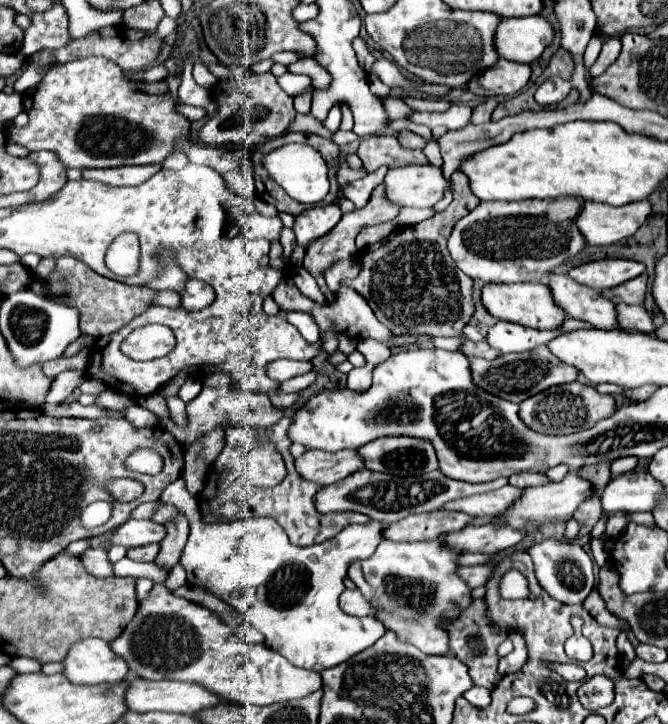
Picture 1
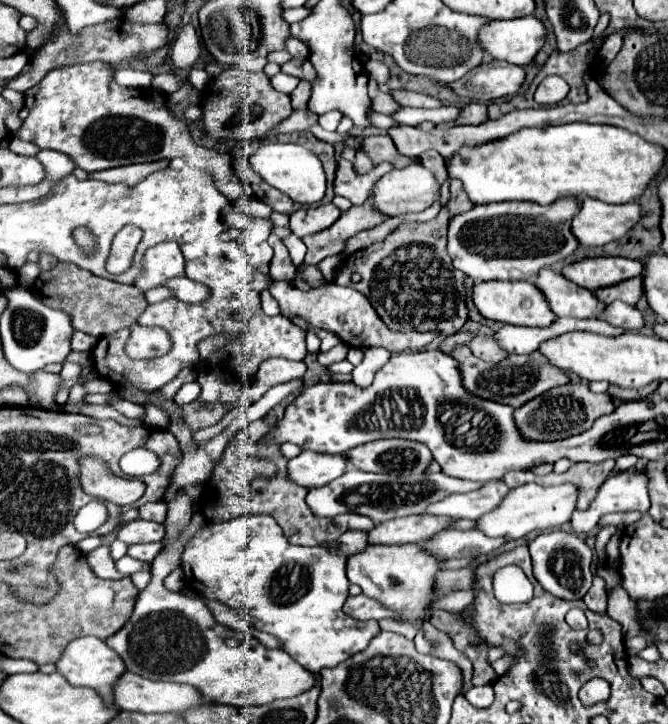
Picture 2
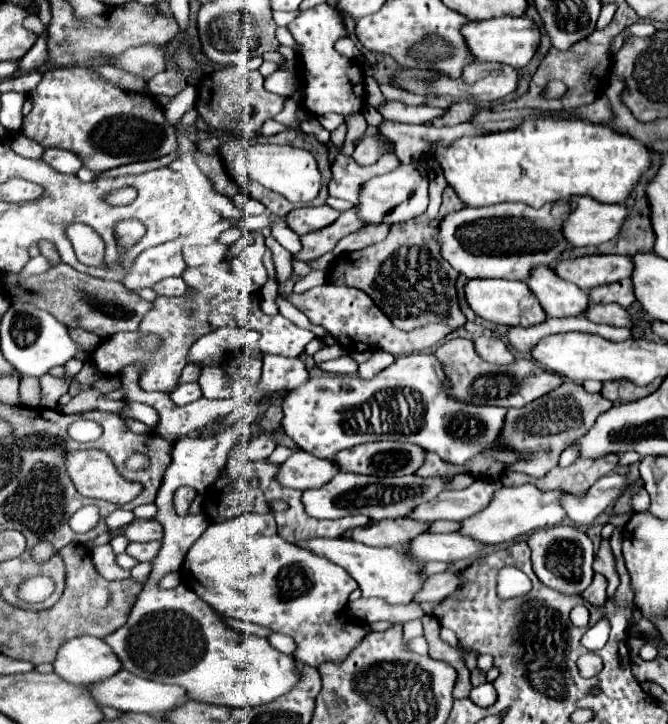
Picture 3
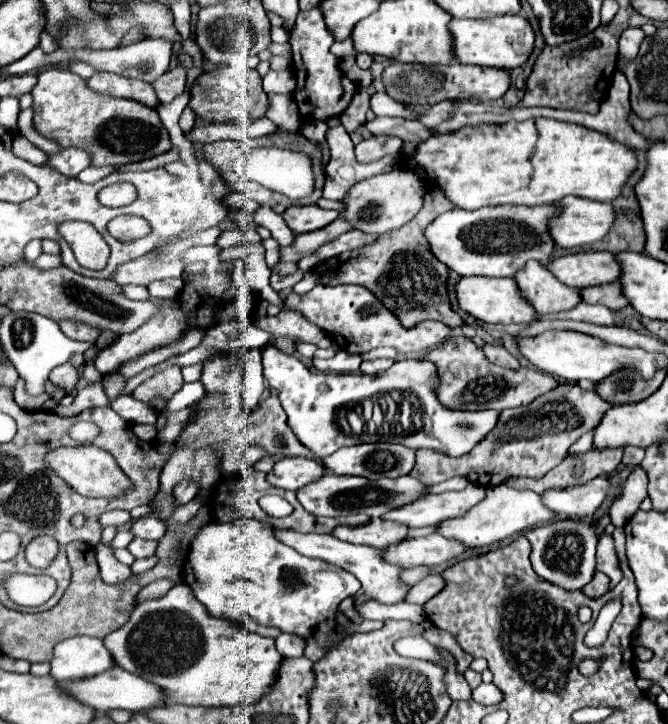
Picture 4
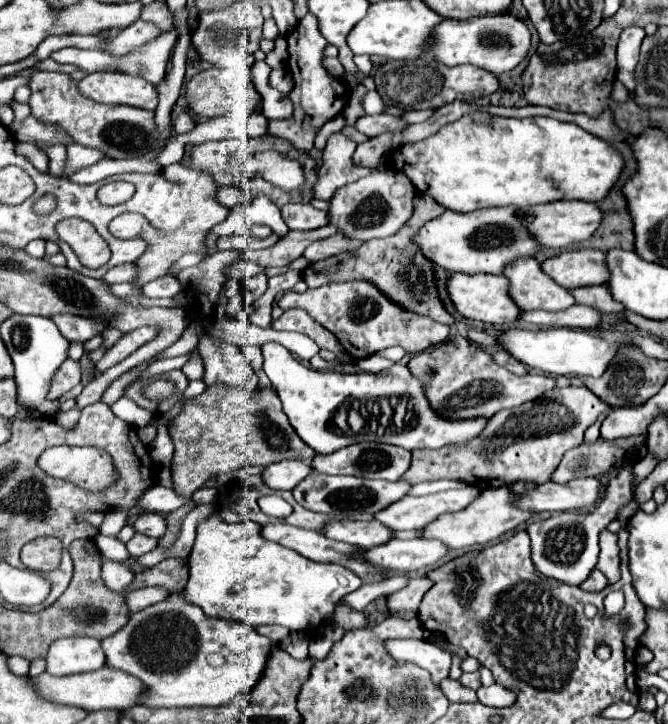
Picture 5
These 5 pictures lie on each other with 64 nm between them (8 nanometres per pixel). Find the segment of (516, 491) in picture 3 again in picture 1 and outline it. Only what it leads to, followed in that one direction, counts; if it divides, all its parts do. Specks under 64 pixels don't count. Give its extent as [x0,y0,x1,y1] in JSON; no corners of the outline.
[498,472,600,528]

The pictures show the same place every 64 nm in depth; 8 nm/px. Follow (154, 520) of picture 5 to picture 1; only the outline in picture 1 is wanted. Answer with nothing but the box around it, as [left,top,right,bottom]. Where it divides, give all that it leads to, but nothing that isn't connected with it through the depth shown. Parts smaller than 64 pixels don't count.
[110,520,166,548]

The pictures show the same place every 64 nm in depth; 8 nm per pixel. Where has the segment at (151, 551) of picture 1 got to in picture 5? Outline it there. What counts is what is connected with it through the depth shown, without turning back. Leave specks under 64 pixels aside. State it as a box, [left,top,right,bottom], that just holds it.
[126,534,156,558]

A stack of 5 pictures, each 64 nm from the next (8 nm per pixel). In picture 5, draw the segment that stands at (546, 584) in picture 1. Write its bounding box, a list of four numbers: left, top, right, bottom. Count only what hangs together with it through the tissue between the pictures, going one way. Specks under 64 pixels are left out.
[526,464,632,586]

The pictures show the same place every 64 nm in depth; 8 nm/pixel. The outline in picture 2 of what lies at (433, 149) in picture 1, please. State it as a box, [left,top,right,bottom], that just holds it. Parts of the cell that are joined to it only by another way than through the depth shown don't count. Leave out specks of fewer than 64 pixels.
[420,150,446,182]

